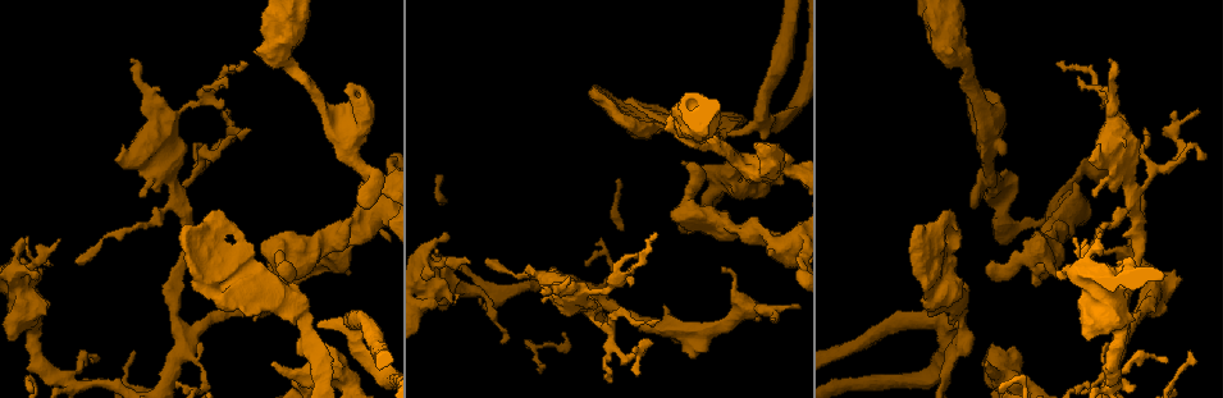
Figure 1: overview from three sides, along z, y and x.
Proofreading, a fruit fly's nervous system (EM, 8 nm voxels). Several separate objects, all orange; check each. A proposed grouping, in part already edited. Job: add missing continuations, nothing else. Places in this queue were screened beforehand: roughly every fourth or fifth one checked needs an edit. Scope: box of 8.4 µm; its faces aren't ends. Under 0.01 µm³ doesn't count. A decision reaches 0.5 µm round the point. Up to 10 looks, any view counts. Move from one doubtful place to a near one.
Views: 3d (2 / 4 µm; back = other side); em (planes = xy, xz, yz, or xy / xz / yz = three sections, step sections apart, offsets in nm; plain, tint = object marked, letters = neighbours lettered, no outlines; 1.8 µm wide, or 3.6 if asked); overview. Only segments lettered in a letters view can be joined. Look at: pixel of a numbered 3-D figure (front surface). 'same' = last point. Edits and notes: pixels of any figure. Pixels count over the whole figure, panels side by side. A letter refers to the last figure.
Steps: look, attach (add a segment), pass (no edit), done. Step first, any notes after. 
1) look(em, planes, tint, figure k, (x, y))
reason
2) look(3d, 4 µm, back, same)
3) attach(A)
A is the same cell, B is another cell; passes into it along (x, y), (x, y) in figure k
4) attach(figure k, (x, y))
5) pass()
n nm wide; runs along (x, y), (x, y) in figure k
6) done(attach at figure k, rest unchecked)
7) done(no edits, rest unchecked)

look(em, planes, letters, figure 1, (1155, 168))
abrupt turn

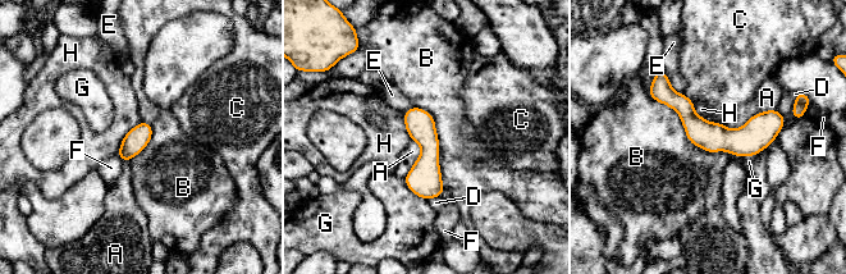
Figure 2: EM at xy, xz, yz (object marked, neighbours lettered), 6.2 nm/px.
pass()
B touches over 750 nm; A, B, C, D, E, F, G and H are other cells; runs along (664, 78), (709, 136), (781, 123) in figure 2; no lettered segment goes on from it

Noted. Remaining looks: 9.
look(3d, 2 µm, figure 1, (36, 260))
calibre changes

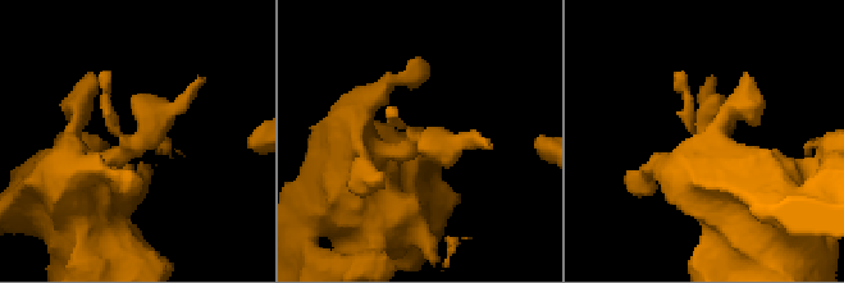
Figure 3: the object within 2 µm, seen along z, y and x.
look(em, xz, step 16, tint, figure 3, (426, 134))
now the EM

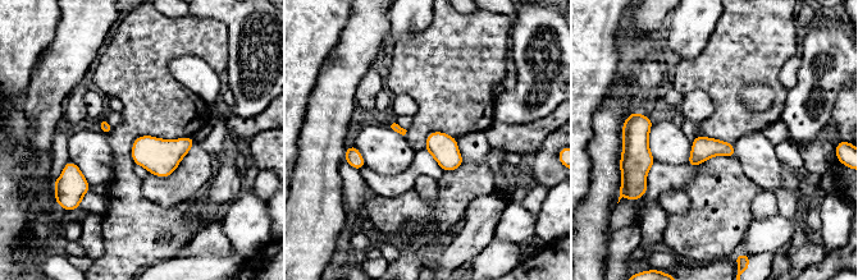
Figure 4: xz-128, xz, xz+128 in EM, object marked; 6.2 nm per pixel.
look(em, planes, letters, same)

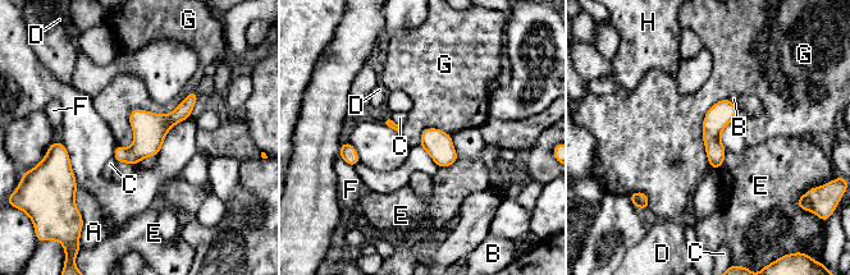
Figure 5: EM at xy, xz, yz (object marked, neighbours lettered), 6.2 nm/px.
pass()
A, B, C, D, E, F, G and H are other cells; none of them fits

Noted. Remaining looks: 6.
look(3d, 2 µm, figure 1, (204, 251))
abrupt turn

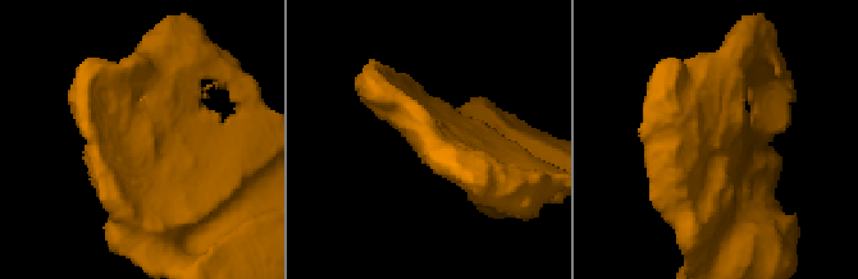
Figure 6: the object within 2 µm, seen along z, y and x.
look(em, planes, letters, figure 6, (144, 138))

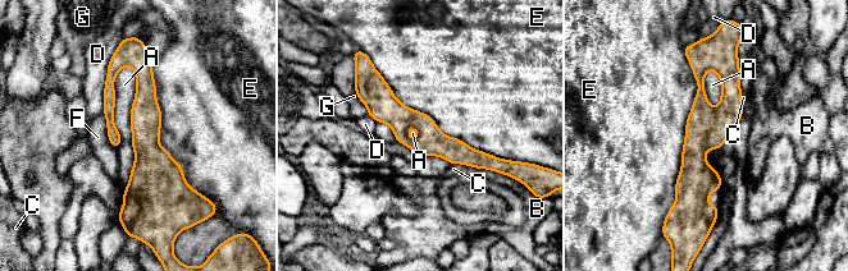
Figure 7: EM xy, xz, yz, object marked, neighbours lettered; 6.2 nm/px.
pass()
A, B, C, D, E, F and G are other cells; border along (130, 65), (135, 162), (123, 192) in figure 7; no lettered segment goes on from it

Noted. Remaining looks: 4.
look(em, planes, letters, figure 1, (1143, 198))
free end

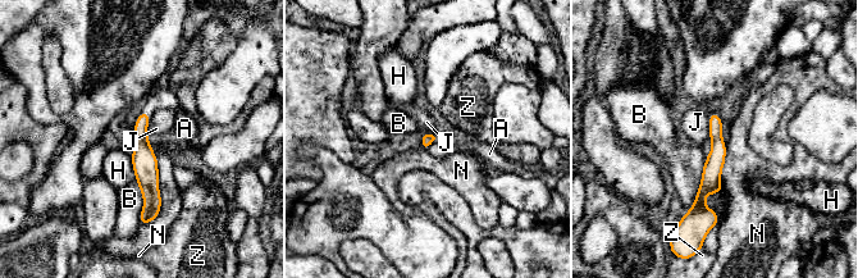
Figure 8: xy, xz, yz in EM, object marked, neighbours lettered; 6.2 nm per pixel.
attach(A)
A is the same cell, B, H, J, N and Z are other cells; passes into it along (142, 153), (146, 113), (161, 98) in figure 8; it goes on there

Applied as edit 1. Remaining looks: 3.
done(attach at figure 8, rest unchecked)

